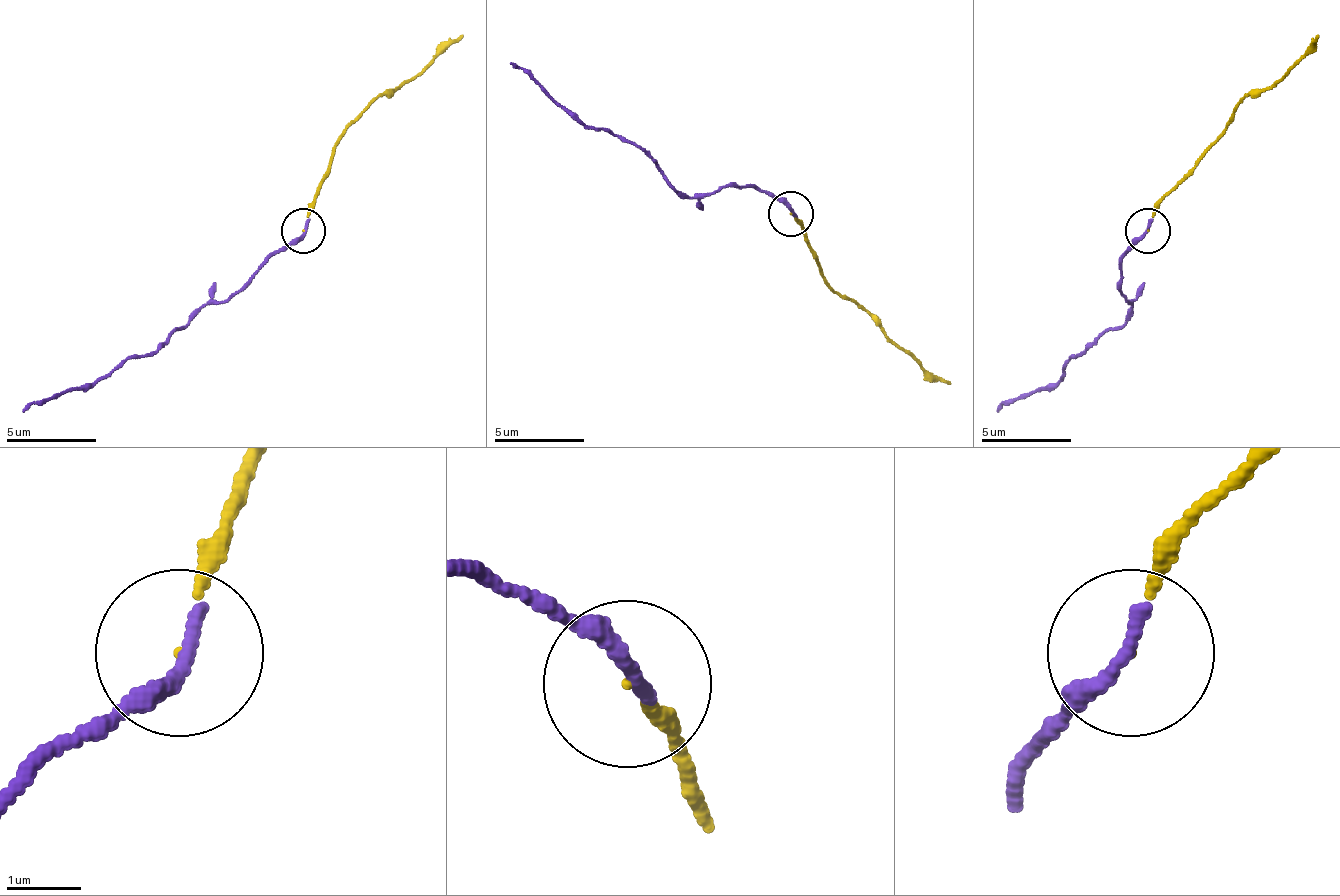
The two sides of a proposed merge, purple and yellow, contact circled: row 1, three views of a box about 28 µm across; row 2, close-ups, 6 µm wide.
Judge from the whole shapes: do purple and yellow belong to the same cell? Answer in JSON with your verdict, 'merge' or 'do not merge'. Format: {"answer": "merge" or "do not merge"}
{"answer": "do not merge"}

